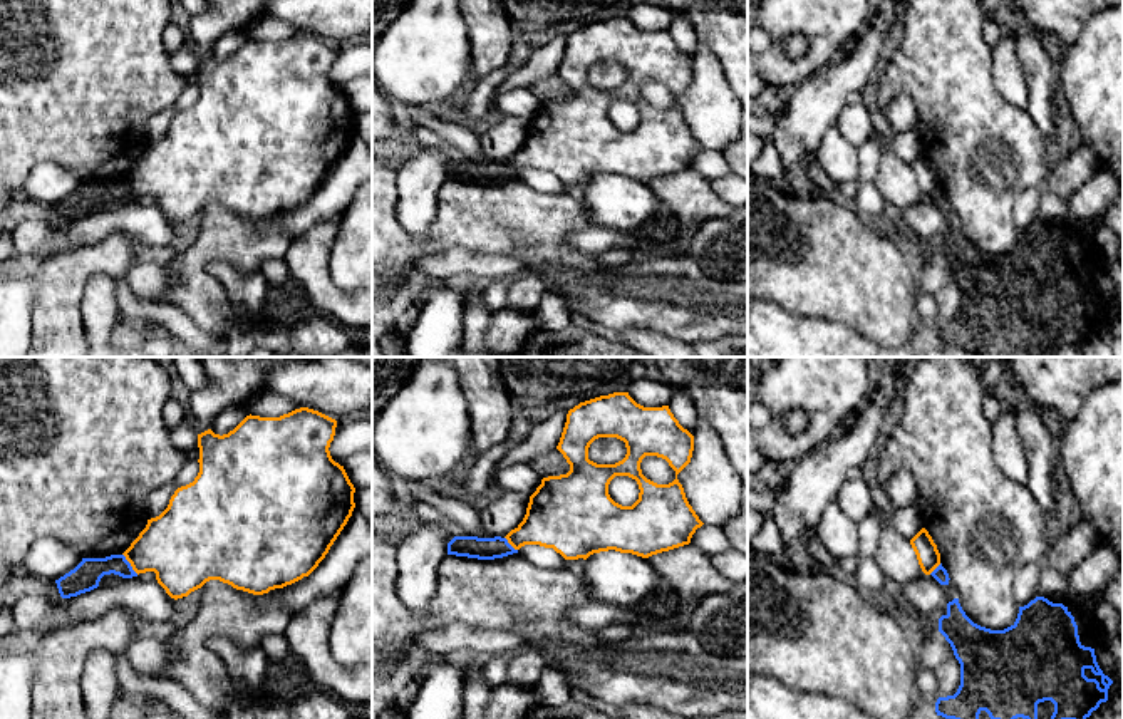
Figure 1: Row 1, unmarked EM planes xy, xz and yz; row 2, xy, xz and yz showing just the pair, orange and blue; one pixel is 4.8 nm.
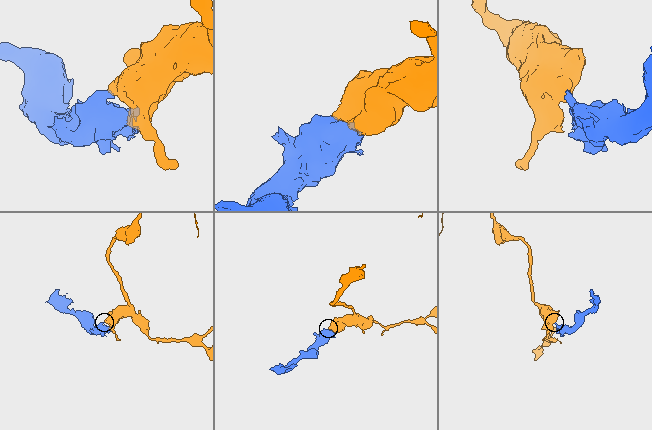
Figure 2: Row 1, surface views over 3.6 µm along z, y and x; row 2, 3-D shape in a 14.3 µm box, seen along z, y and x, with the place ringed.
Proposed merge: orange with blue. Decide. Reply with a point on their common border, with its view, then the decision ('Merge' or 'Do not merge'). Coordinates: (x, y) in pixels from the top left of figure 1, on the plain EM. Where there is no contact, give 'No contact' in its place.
Touches orange at xy (129, 186). Do not merge

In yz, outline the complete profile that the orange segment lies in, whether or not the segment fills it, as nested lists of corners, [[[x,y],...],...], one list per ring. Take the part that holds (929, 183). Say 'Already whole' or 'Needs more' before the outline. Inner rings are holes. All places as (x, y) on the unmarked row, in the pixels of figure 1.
Already whole. [[[922,153],[912,164],[910,169],[917,179],[919,189],[925,199],[930,199],[940,189],[940,178],[932,161]]]

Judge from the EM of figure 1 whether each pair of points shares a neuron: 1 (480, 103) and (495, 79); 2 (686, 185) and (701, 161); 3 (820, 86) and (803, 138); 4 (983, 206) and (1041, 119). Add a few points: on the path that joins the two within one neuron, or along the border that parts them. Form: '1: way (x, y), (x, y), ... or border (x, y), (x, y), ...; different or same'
1: way (480, 98), (490, 84); same
2: border (691, 166), (709, 181); different
3: way (820, 99), (803, 124); same
4: border (1024, 109), (1045, 138); different

